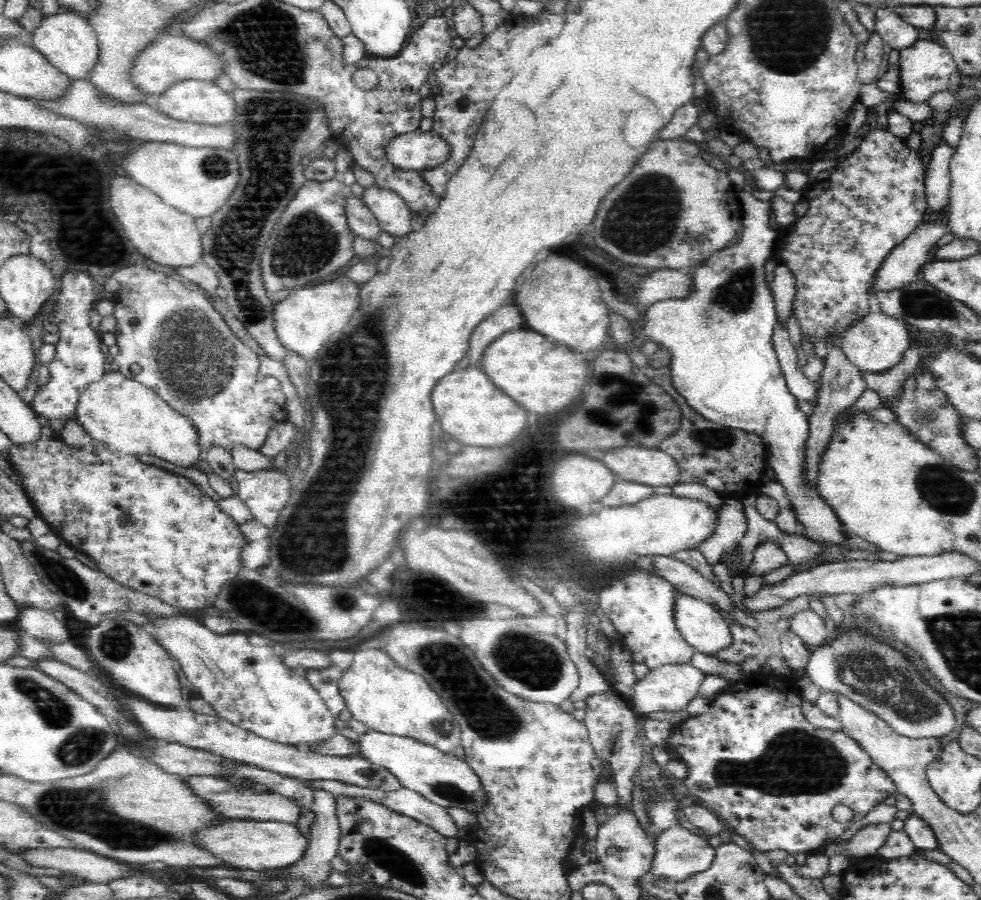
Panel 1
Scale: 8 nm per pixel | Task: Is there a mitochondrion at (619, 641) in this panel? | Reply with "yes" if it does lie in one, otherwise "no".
no

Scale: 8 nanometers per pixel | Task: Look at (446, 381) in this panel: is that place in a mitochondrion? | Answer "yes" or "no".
no

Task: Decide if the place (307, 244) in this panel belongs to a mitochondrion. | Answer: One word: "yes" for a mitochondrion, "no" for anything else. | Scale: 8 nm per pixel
yes

